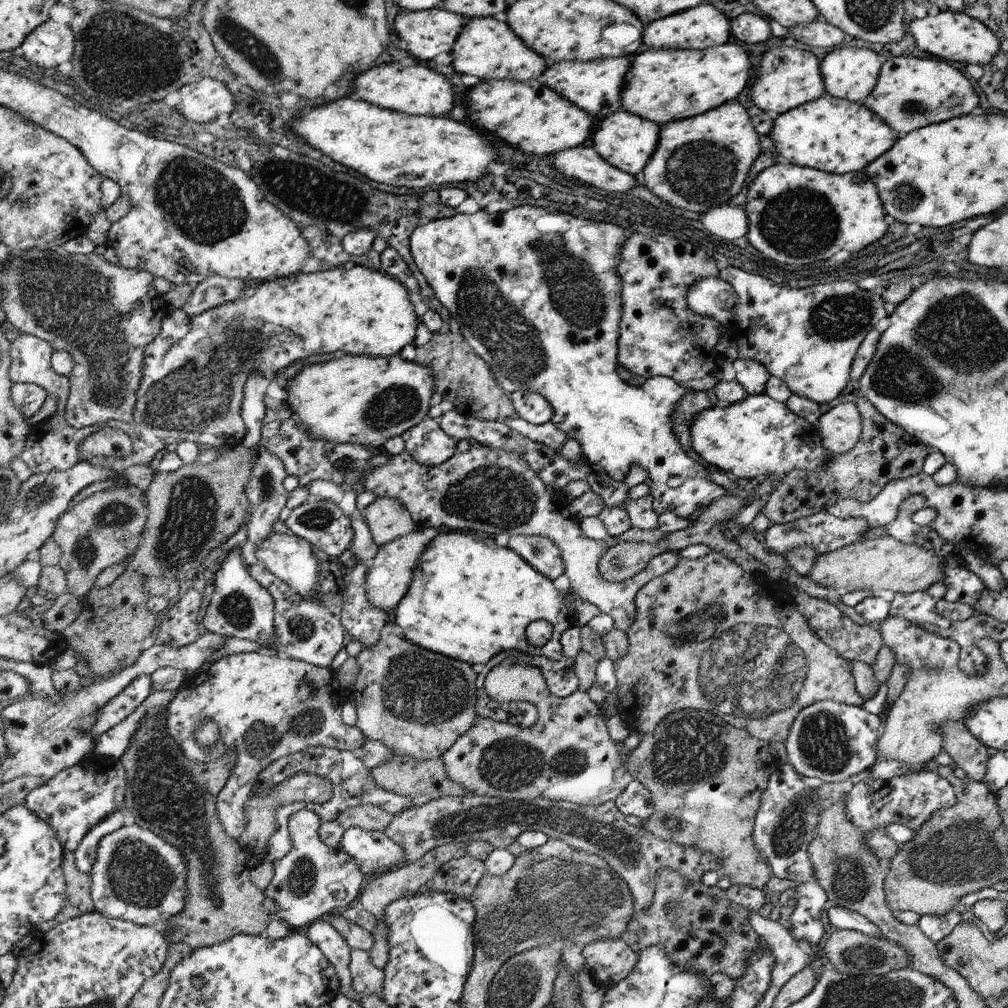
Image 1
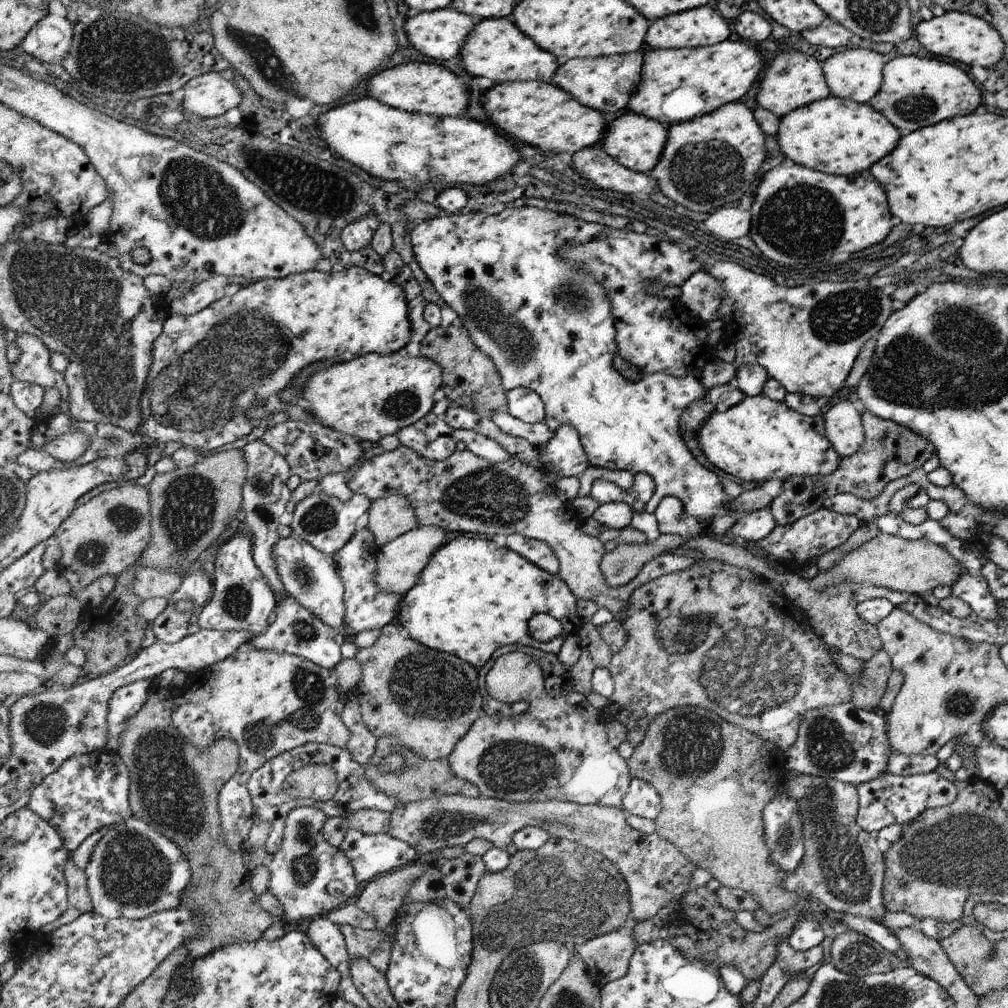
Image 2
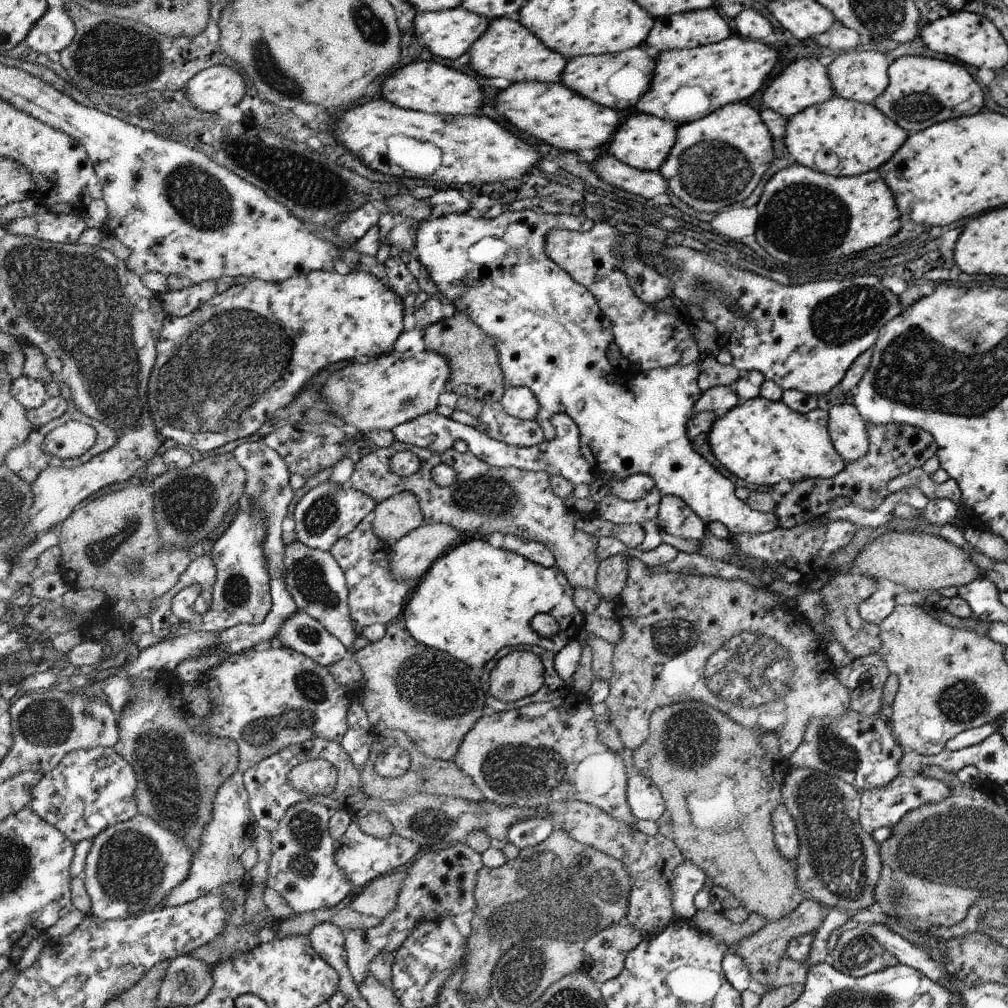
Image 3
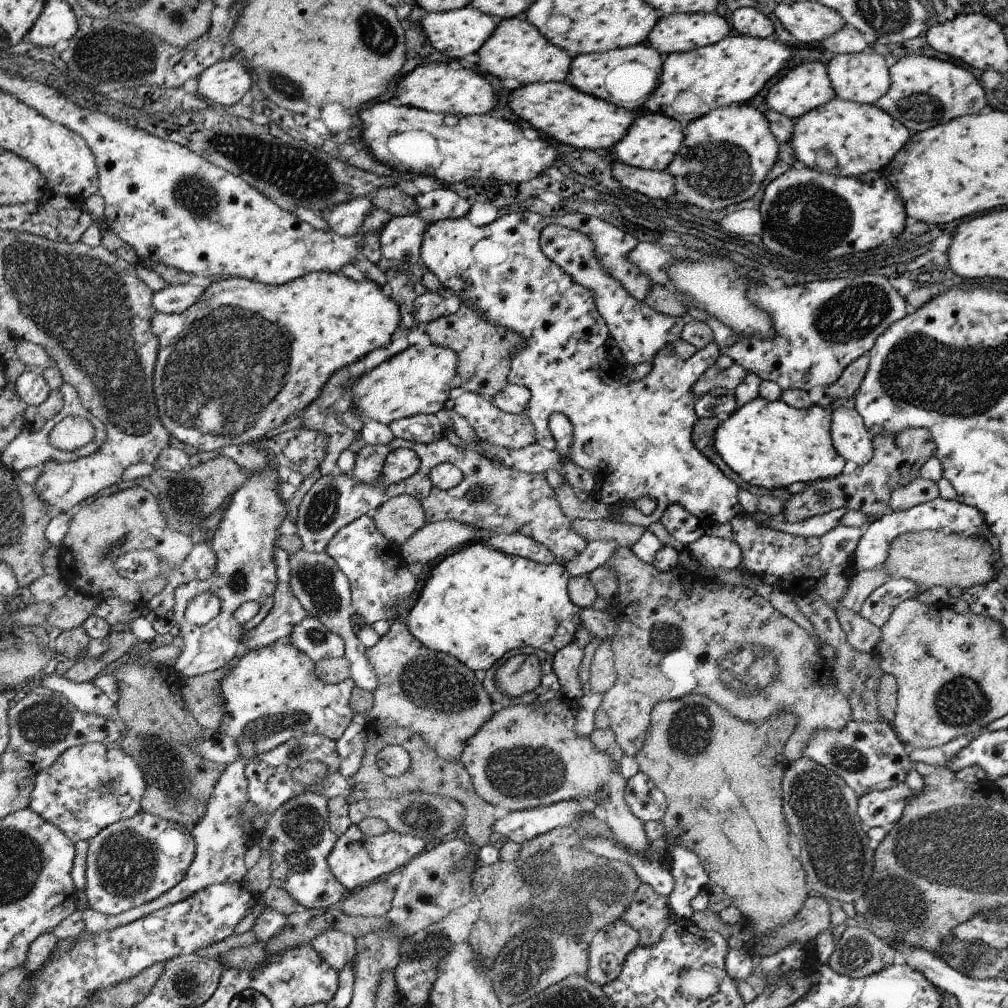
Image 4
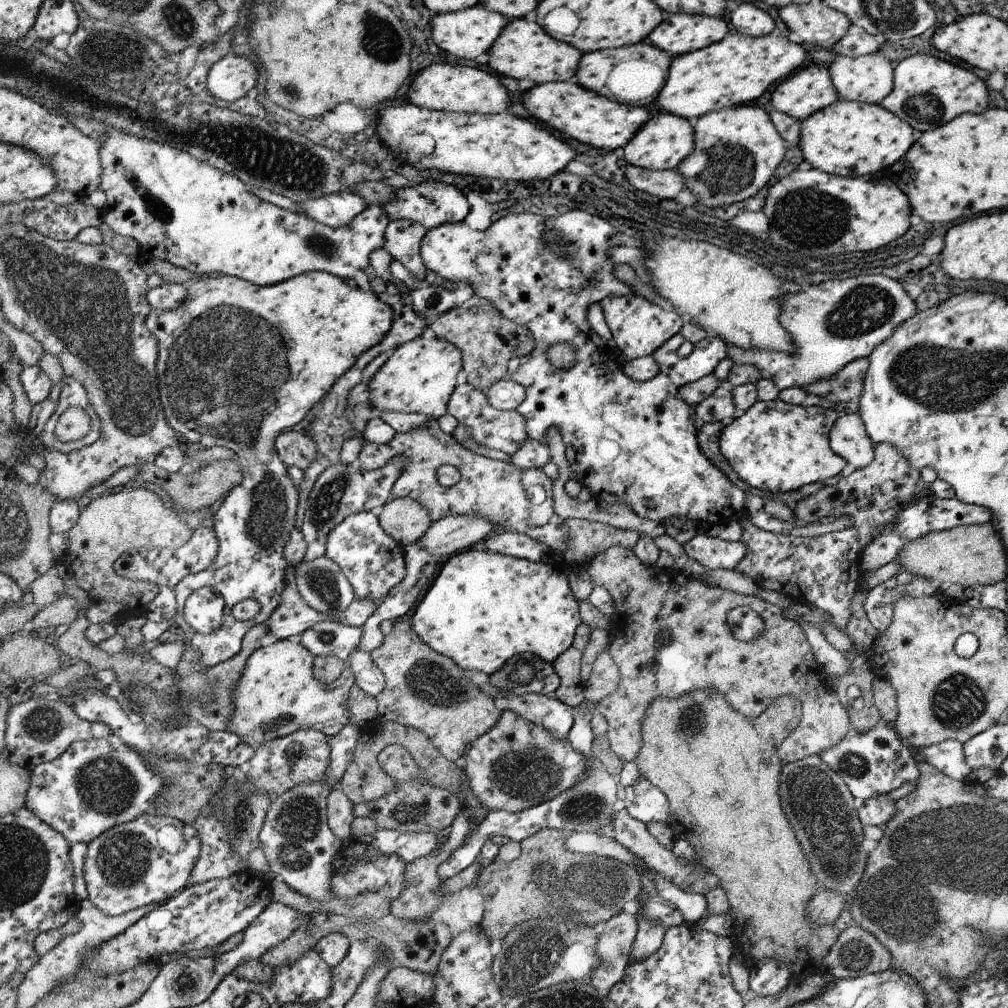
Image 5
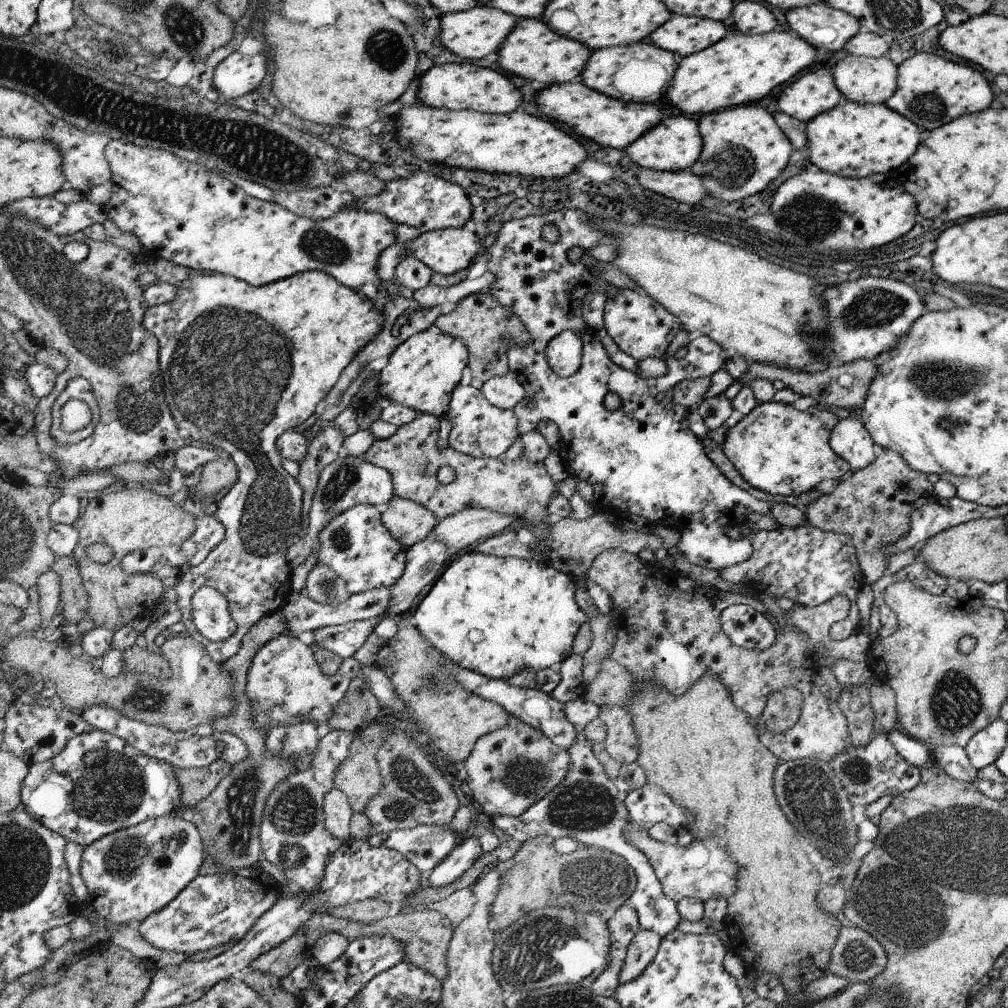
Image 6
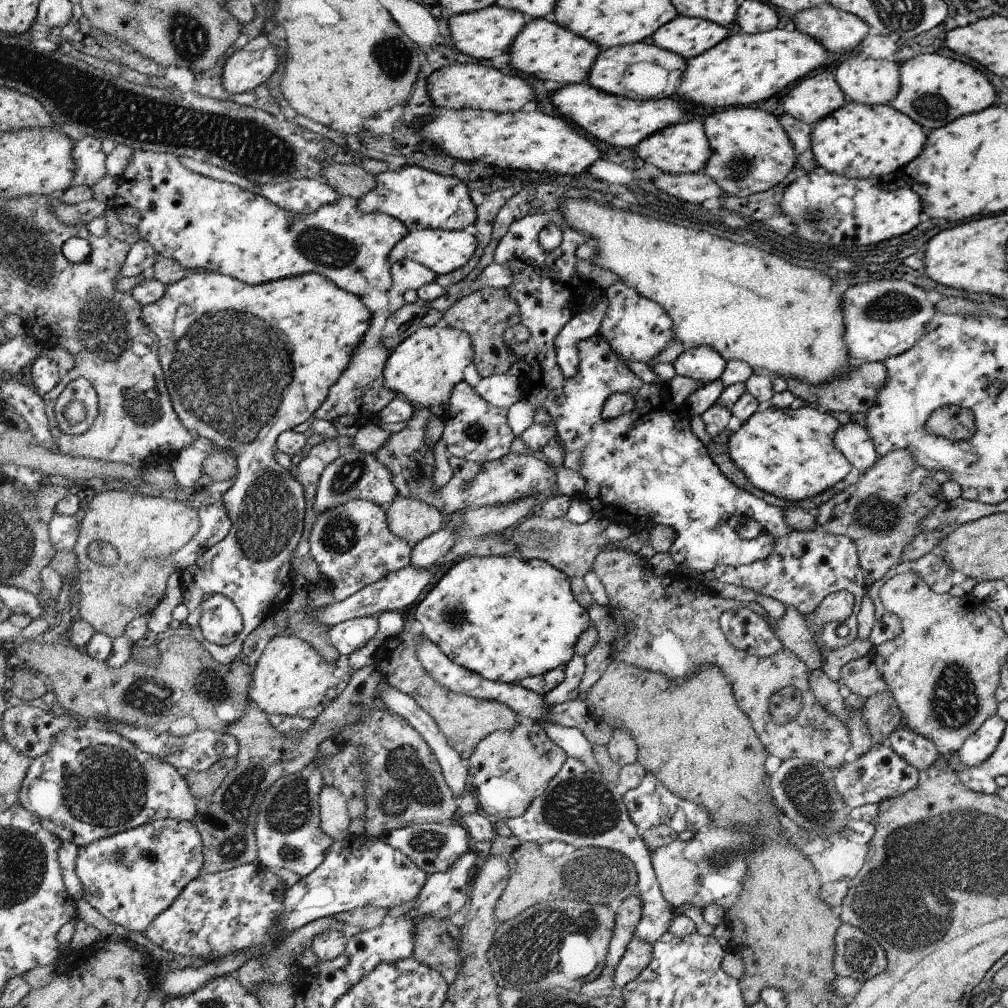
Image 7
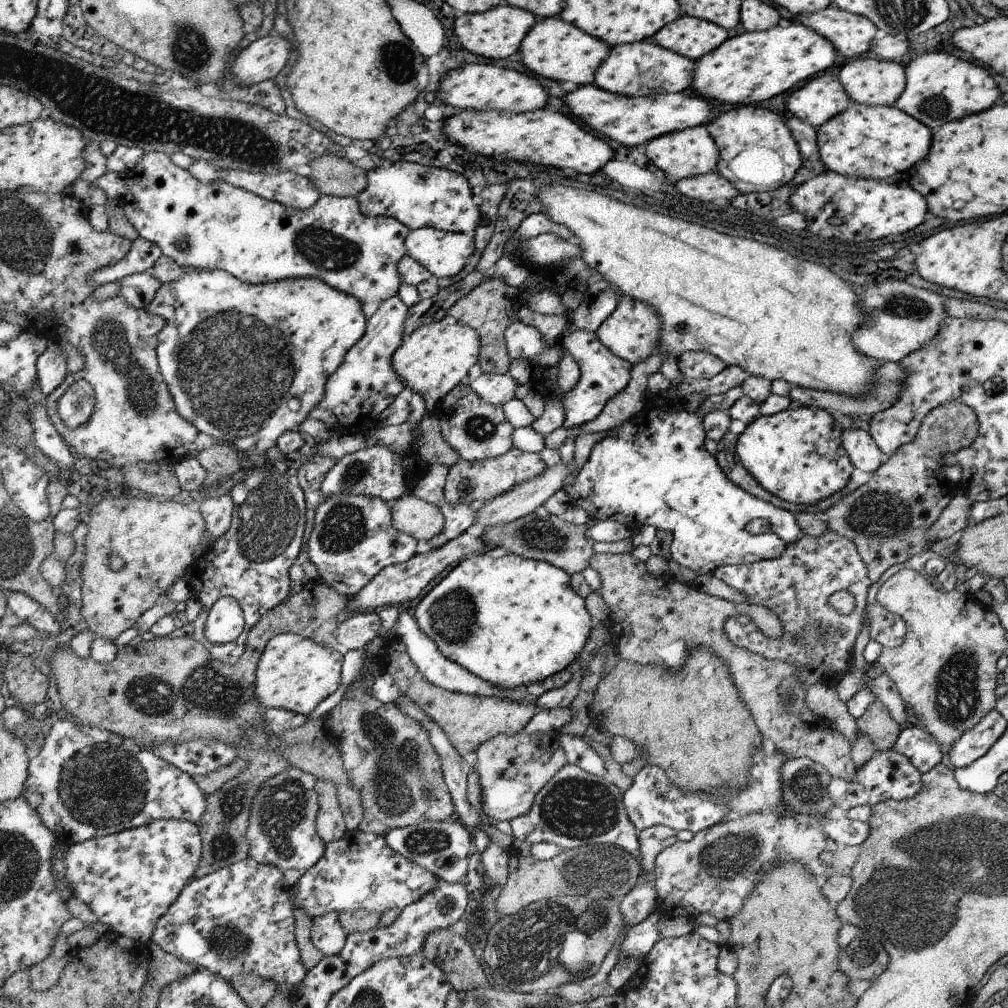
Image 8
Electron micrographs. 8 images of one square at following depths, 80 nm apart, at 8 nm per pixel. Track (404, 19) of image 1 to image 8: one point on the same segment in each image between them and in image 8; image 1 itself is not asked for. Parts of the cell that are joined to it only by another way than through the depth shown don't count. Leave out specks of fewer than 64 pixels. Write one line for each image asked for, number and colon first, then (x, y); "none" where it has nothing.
2: (440, 34)
3: (449, 33)
4: (456, 33)
5: (467, 33)
6: (472, 34)
7: (491, 31)
8: (497, 33)

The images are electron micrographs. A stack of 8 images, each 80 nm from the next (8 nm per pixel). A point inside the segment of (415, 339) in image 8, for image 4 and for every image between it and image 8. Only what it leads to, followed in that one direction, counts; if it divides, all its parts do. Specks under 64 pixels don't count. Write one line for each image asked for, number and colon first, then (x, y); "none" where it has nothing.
4: (414, 380)
5: (419, 377)
6: (421, 373)
7: (423, 369)

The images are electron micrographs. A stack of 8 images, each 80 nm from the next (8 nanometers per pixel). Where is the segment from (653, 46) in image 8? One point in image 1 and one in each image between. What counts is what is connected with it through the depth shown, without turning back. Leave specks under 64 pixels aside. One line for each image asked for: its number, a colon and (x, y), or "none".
1: (596, 87)
2: (605, 84)
3: (618, 80)
4: (625, 77)
5: (634, 75)
6: (641, 72)
7: (642, 71)

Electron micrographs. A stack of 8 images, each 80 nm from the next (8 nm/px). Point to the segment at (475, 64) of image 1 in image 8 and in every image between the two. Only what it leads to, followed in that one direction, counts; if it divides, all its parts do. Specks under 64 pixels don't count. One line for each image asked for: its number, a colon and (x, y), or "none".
2: (496, 48)
3: (507, 49)
4: (517, 49)
5: (524, 49)
6: (532, 50)
7: (546, 51)
8: (554, 49)

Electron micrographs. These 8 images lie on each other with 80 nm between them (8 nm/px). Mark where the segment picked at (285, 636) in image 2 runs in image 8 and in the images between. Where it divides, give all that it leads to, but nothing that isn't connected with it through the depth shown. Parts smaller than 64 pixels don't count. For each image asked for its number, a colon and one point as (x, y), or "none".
3: (300, 632)
4: (310, 635)
5: (325, 637)
6: (344, 640)
7: (348, 636)
8: (354, 632)

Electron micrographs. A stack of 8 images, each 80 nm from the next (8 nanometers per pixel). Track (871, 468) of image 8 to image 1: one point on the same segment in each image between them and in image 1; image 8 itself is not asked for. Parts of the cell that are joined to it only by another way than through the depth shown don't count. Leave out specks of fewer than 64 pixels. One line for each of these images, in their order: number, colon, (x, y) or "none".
1: (840, 427)
2: (844, 425)
3: (849, 431)
4: (849, 433)
5: (849, 438)
6: (851, 440)
7: (853, 440)

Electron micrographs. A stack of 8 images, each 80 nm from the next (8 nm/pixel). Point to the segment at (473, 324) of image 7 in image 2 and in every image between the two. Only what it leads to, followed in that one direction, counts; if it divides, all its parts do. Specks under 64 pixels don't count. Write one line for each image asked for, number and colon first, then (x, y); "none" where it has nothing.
2: (471, 380)
3: (475, 369)
4: (484, 351)
5: (488, 339)
6: (481, 321)

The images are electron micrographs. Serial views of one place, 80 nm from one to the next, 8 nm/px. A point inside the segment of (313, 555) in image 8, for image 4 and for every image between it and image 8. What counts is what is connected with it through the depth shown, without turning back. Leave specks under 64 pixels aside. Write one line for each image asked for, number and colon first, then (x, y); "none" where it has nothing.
4: (380, 581)
5: (374, 563)
6: (360, 549)
7: (353, 545)

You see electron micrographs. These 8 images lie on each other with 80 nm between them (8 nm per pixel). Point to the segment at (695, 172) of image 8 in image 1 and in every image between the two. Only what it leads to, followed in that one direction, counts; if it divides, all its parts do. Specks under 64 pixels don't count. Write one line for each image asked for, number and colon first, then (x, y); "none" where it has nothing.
1: (628, 142)
2: (636, 142)
3: (644, 142)
4: (652, 142)
5: (666, 140)
6: (676, 143)
7: (682, 148)

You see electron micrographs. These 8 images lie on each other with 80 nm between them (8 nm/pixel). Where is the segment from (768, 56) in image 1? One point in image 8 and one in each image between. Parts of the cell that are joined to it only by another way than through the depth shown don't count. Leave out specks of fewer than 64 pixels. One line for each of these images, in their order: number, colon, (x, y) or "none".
2: (792, 80)
3: (803, 83)
4: (805, 87)
5: (808, 91)
6: (812, 94)
7: (813, 98)
8: (822, 98)

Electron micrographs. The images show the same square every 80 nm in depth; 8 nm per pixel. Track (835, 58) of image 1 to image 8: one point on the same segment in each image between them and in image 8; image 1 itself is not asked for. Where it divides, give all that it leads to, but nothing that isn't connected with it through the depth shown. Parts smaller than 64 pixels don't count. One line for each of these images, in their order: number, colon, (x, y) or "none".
2: (857, 74)
3: (862, 76)
4: (862, 77)
5: (869, 78)
6: (862, 79)
7: (865, 80)
8: (869, 80)

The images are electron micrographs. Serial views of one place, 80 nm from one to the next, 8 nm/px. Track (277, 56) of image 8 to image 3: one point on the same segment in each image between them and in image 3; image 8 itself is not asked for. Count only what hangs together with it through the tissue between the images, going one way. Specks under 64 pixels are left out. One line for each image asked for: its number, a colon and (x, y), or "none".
3: (209, 89)
4: (224, 83)
5: (229, 79)
6: (236, 75)
7: (245, 70)

